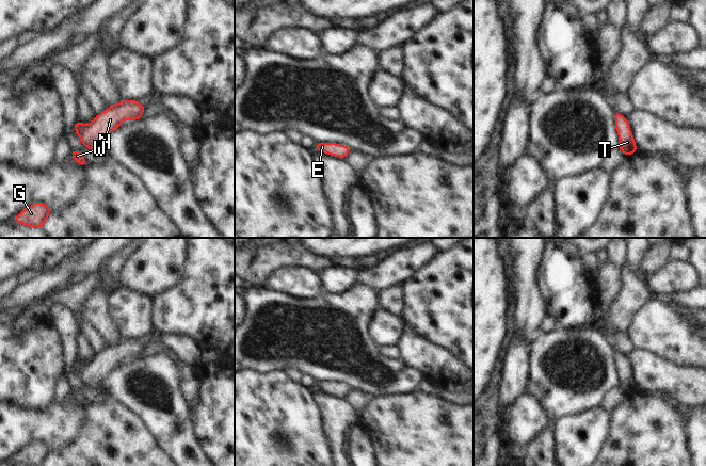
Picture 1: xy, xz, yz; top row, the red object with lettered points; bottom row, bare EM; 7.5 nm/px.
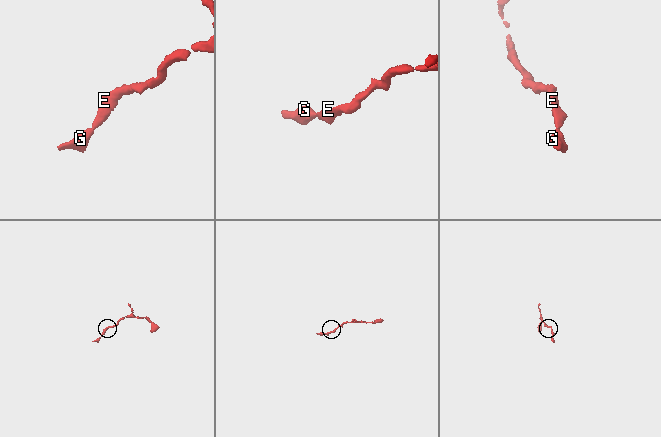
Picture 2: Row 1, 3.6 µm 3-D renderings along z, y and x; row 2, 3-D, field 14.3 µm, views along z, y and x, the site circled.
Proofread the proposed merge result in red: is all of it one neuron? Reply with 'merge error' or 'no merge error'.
no merge error

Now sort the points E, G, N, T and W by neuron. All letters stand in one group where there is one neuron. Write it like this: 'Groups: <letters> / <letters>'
Groups: E G N T W

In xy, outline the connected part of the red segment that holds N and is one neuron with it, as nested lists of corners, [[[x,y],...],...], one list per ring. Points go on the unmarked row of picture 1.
[[[123,338],[117,343],[110,343],[103,352],[97,353],[90,364],[77,359],[74,368],[85,386],[103,390],[105,373],[116,369],[126,358],[138,359],[144,350],[145,347],[139,340]]]

